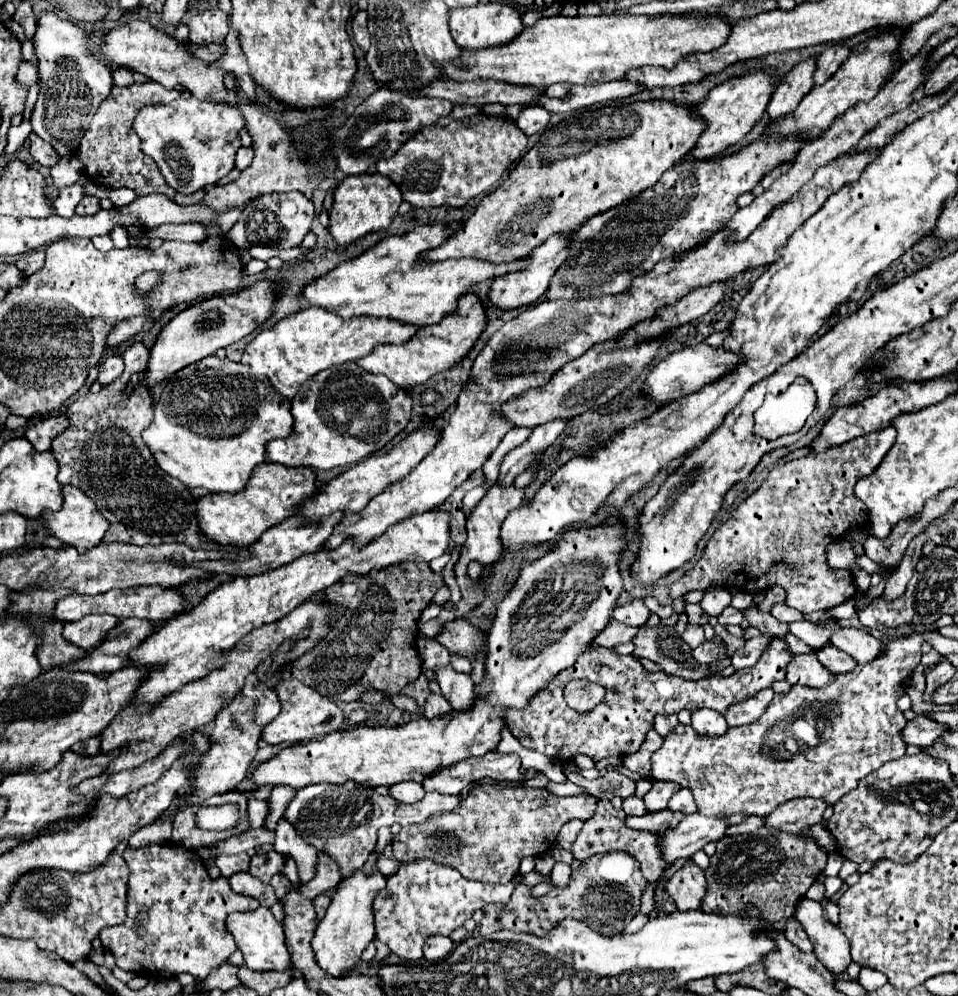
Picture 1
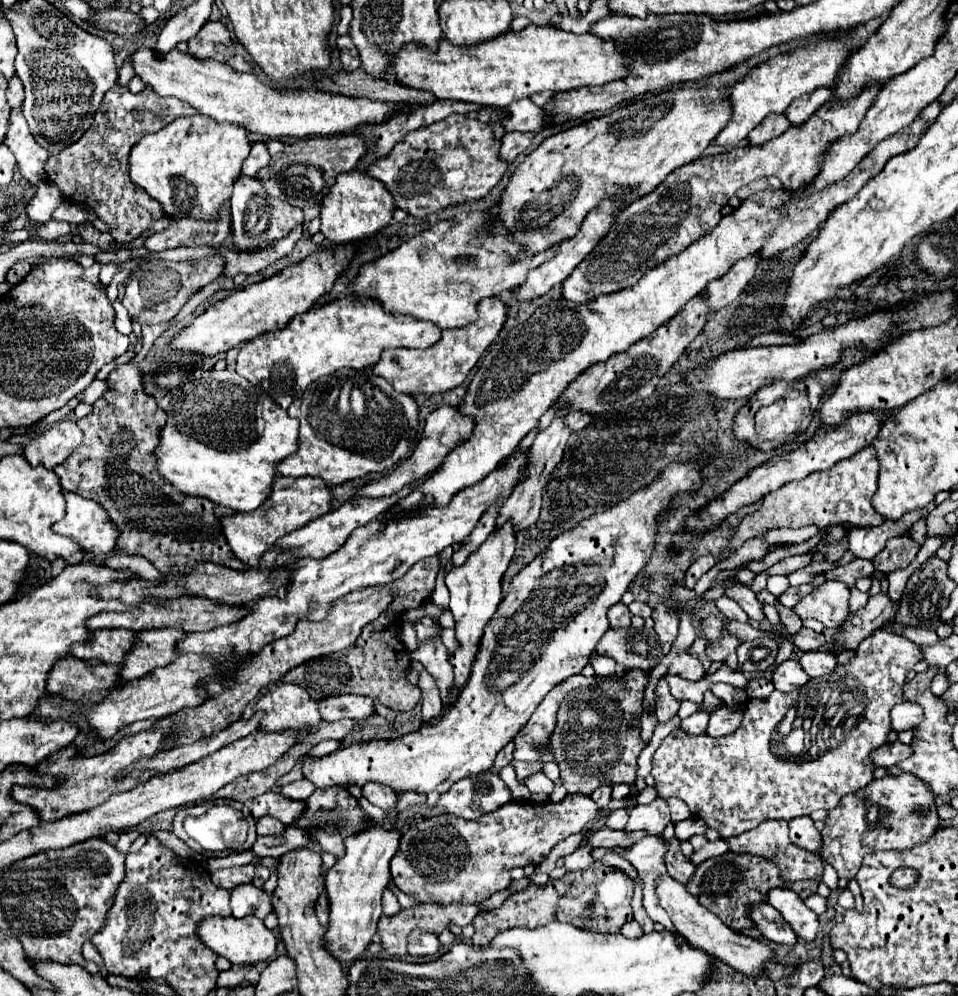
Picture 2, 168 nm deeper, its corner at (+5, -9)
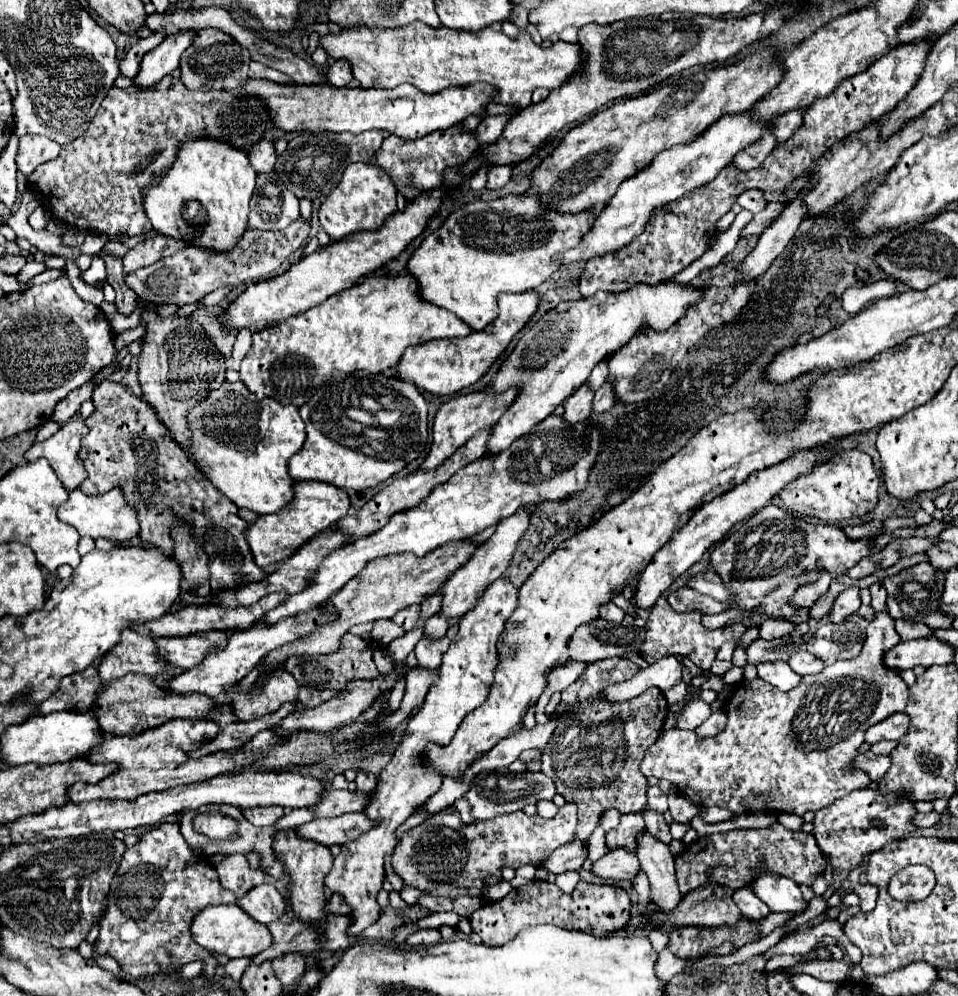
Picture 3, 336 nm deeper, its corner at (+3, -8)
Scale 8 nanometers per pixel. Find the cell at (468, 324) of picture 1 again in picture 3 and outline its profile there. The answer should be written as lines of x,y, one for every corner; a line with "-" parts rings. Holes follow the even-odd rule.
536,291
518,293
518,295
502,293
498,297
500,315
484,331
474,331
472,335
462,337
462,339
460,337
458,339
434,339
422,345
408,347
404,351
402,361
396,367
398,379
414,383
418,389
436,393
436,395
454,395
460,389
474,385
480,377
484,377
490,371
492,363
504,353
512,337
530,321
530,317
538,311
540,305
542,305
542,295

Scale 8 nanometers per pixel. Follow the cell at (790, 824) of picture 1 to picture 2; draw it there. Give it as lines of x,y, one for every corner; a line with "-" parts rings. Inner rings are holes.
768,820
768,822
762,822
760,826
756,826
756,830
748,830
744,834
736,836
736,838
730,838
728,840
728,846
730,846
732,852
750,852
750,854
758,854
758,856
764,856
764,858
772,858
780,866
782,876
788,882
806,880
806,878
820,880
820,874
822,874
822,858
818,854
804,852
804,850
793,844
789,838
788,822
784,822
784,820

